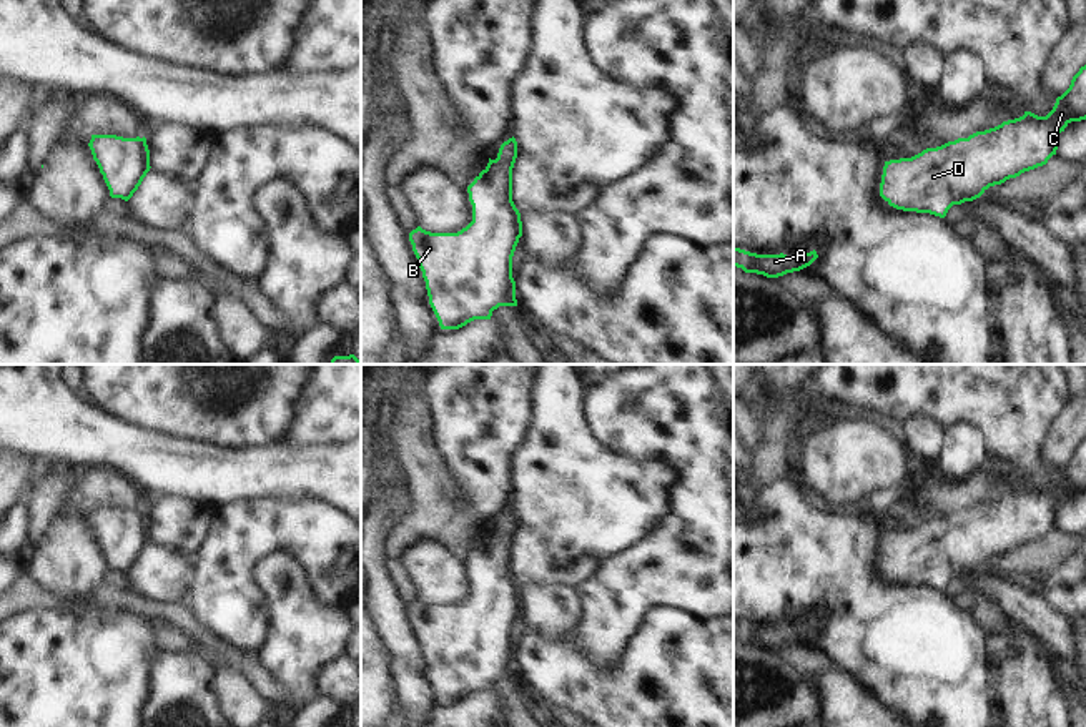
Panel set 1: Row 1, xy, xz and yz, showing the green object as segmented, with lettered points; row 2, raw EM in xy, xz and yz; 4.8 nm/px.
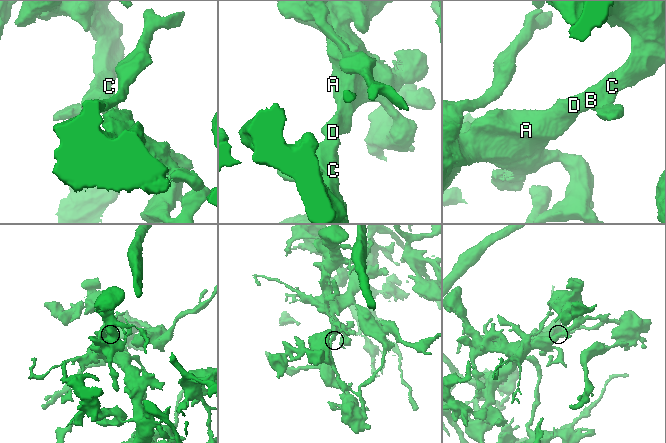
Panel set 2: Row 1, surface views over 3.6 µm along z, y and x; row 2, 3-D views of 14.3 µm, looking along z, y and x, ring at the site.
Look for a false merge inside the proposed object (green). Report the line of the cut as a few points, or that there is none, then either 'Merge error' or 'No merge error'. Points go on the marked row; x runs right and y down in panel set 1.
No split. No merge error

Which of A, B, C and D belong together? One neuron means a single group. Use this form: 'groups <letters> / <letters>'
groups A B C D

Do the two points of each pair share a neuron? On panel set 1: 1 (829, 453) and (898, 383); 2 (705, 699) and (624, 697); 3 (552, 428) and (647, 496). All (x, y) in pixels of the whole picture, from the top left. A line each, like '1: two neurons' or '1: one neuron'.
1: two neurons
2: one neuron
3: one neuron

